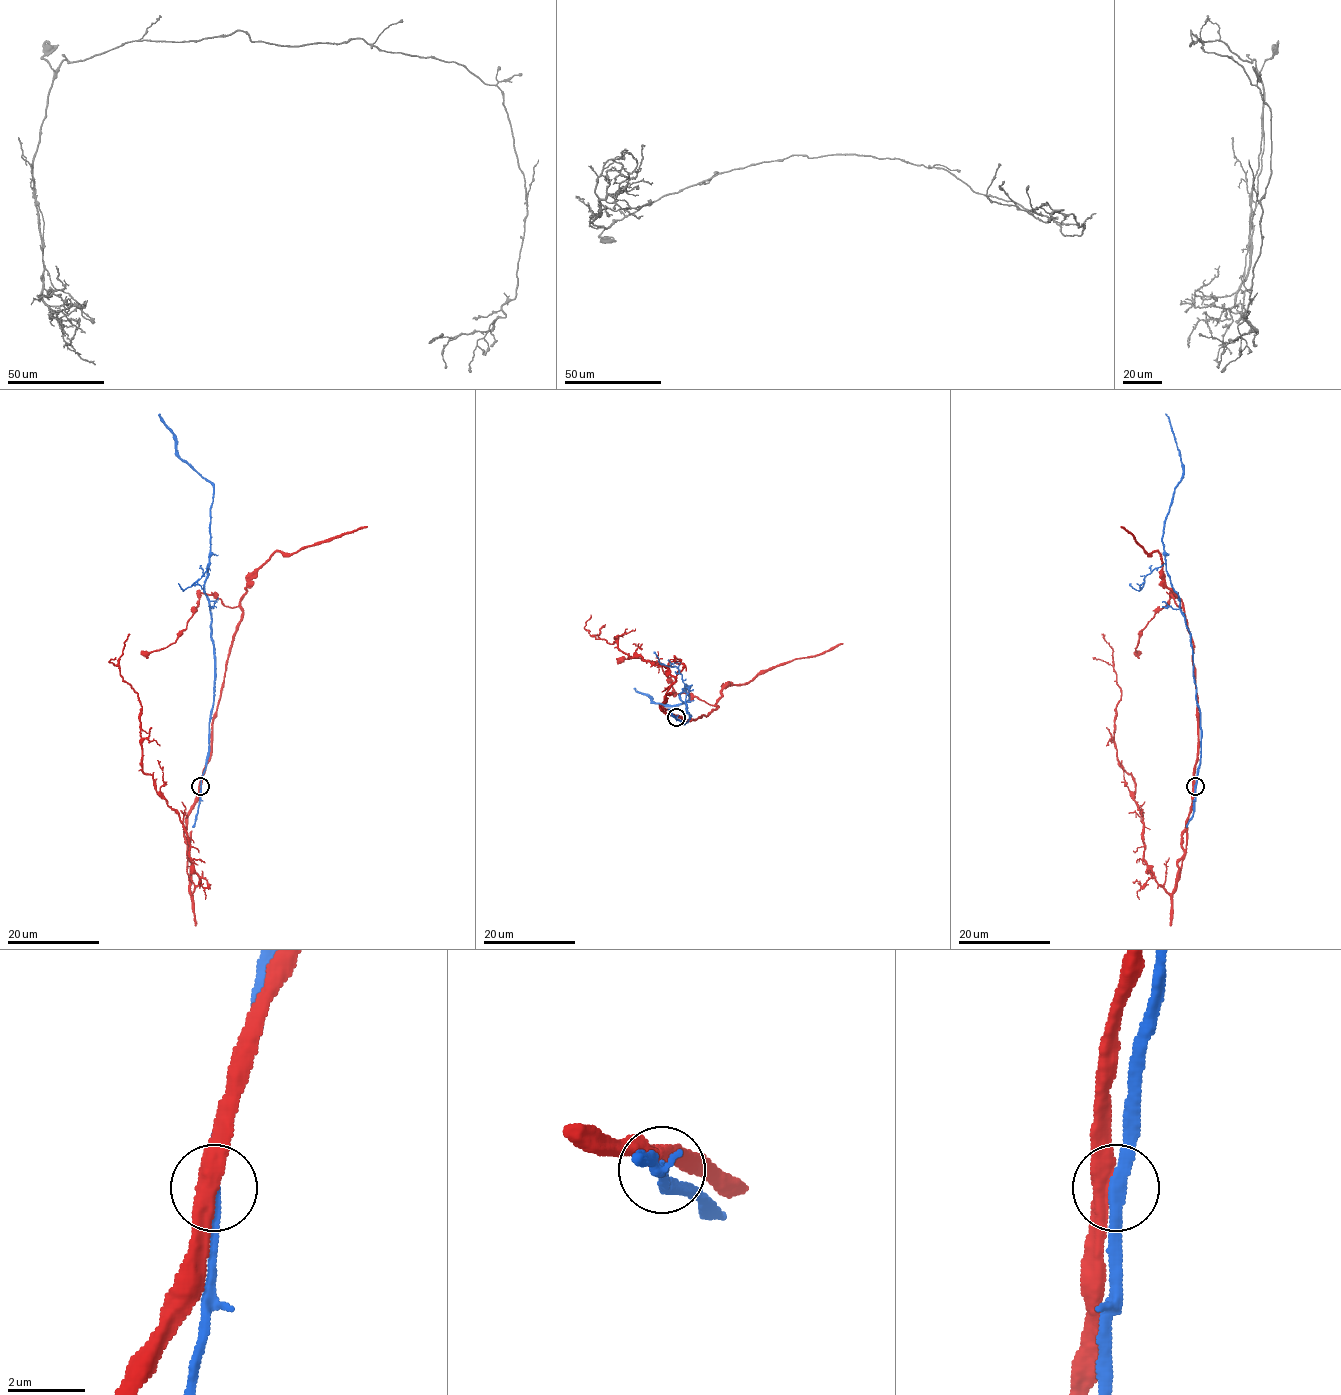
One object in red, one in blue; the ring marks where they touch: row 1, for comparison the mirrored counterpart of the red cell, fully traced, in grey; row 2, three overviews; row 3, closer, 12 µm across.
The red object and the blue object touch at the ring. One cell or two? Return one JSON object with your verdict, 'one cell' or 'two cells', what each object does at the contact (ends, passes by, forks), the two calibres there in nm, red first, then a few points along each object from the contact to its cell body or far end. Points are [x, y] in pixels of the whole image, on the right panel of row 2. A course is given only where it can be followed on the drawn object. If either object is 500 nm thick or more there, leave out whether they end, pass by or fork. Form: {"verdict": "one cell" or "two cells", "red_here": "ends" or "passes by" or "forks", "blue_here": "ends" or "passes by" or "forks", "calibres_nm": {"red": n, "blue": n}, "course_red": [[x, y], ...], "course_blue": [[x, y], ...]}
{"verdict": "one cell", "red_here": "passes by", "blue_here": "passes by", "calibres_nm": {"red": 440, "blue": 280}, "course_red": [[1195, 786], [1180, 879], [1169, 893], [1144, 858], [1135, 780], [1117, 758], [1121, 693], [1113, 651], [1101, 633]], "course_blue": [[1195, 786], [1200, 714], [1193, 651], [1166, 569], [1162, 541], [1183, 464], [1165, 413]]}

